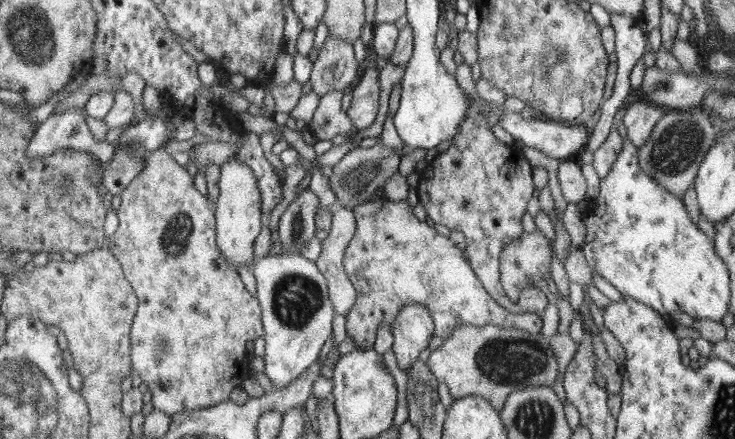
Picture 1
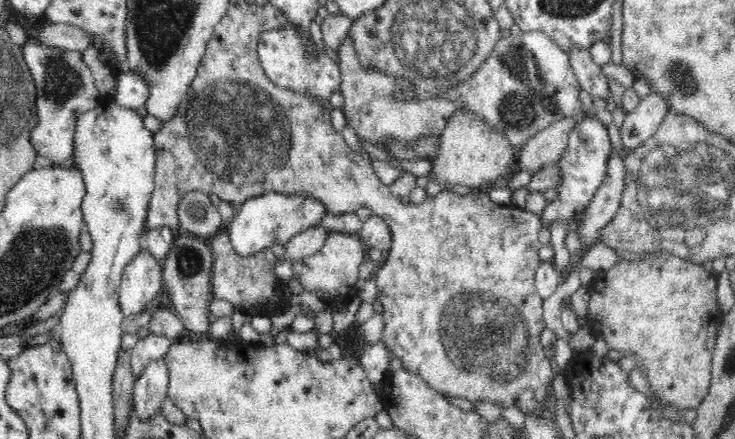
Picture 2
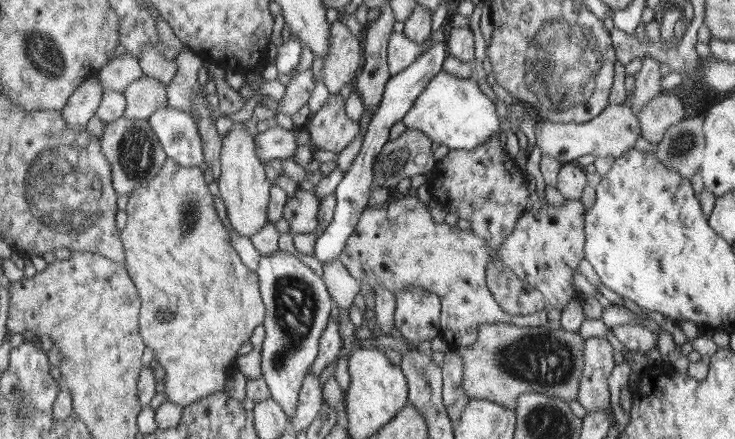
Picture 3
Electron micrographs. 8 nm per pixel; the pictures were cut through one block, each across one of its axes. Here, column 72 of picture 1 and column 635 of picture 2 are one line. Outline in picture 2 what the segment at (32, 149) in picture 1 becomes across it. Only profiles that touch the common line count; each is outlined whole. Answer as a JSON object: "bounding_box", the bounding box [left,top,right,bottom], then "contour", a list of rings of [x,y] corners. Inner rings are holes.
{"bounding_box":[619,94,671,152],"contour":[[[648,94],[641,98],[637,108],[628,113],[619,128],[622,145],[629,152],[642,146],[657,130],[671,112],[666,101],[658,94]]]}

